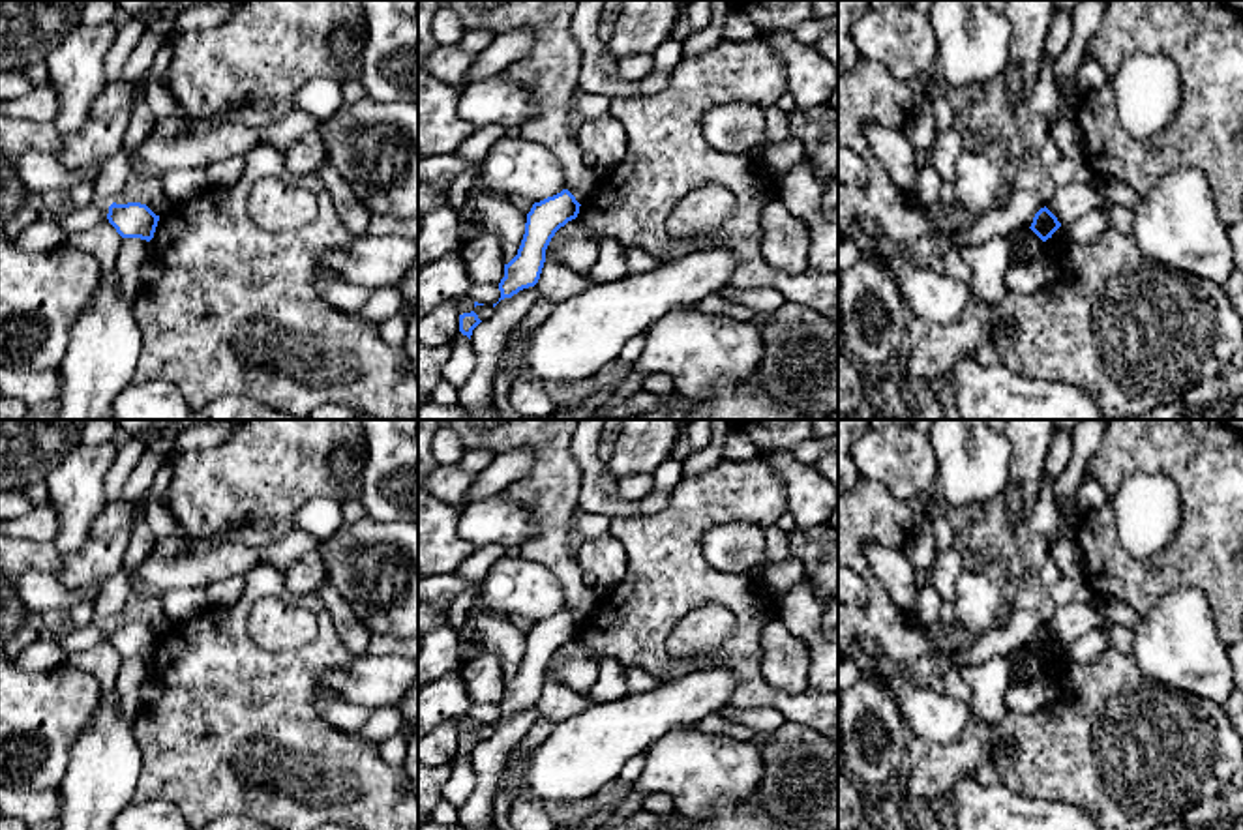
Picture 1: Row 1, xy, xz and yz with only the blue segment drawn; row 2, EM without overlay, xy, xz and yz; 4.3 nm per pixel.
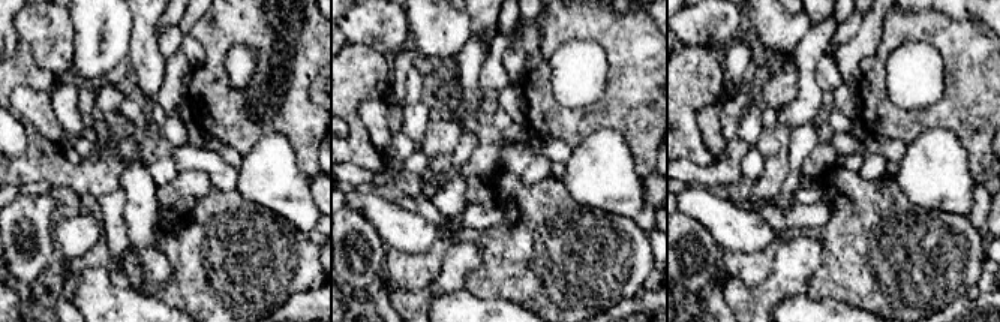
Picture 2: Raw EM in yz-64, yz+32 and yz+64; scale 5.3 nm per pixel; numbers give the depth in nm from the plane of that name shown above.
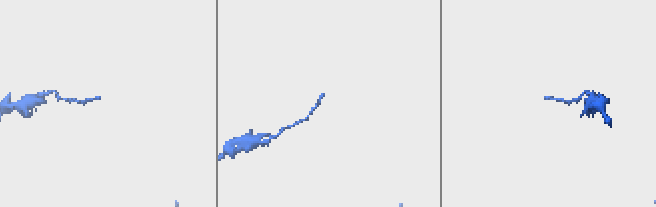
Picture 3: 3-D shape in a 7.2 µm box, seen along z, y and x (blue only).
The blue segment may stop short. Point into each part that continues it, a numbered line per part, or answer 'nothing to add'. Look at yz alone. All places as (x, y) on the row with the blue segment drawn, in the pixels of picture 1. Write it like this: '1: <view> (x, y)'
nothing to add

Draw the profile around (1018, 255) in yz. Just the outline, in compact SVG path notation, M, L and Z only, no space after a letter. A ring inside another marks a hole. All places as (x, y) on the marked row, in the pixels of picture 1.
M1014 229L1007 238L1014 244L1014 247L1009 251L1009 272L1014 266L1026 266L1031 260L1031 255L1024 247L1024 238L1029 234L1031 229Z

